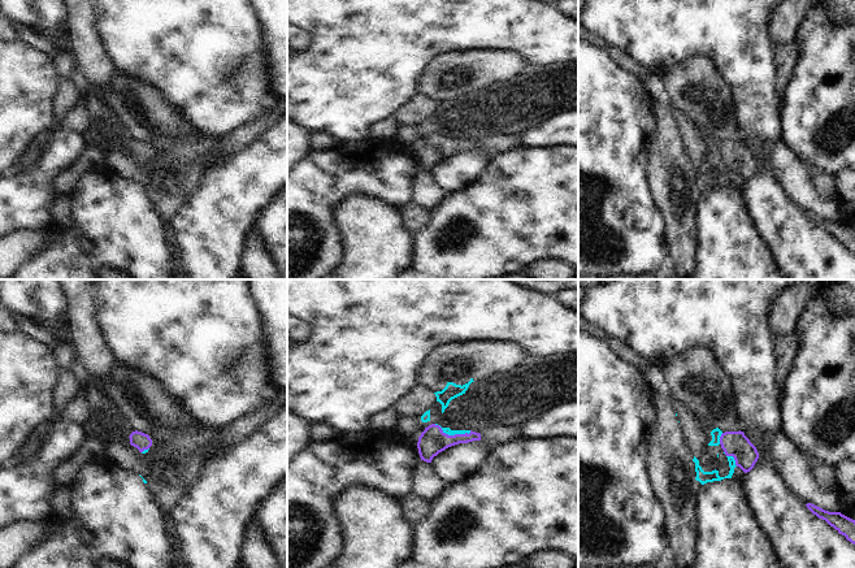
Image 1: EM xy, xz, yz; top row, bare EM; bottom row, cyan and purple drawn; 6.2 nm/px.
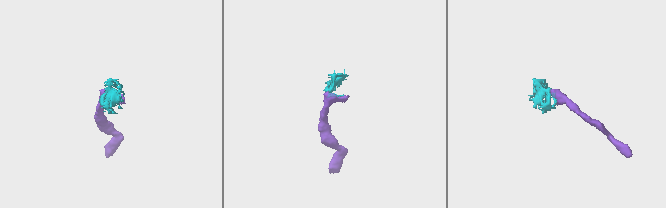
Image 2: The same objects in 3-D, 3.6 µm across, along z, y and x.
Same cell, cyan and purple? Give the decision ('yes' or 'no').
no

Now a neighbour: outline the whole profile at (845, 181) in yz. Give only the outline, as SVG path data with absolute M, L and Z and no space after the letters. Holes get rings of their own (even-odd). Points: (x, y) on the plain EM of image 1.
M839 172L836 177L839 221L855 229L855 172Z

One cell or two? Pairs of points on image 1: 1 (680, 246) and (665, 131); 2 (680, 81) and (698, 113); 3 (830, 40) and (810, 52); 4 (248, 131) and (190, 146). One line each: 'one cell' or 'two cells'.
1: one cell
2: one cell
3: one cell
4: two cells

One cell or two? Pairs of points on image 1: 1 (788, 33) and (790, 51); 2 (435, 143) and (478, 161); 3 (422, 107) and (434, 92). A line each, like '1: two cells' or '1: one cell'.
1: two cells
2: two cells
3: two cells

